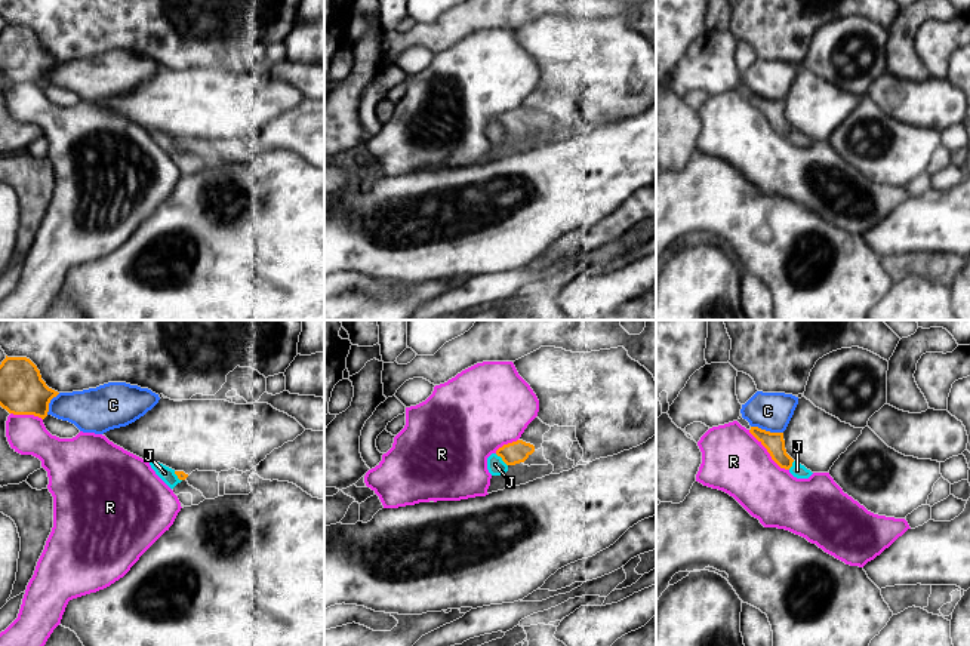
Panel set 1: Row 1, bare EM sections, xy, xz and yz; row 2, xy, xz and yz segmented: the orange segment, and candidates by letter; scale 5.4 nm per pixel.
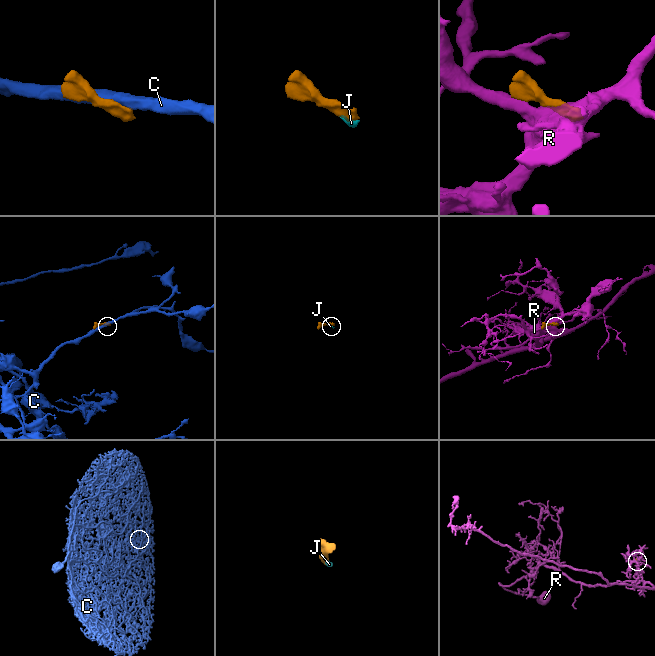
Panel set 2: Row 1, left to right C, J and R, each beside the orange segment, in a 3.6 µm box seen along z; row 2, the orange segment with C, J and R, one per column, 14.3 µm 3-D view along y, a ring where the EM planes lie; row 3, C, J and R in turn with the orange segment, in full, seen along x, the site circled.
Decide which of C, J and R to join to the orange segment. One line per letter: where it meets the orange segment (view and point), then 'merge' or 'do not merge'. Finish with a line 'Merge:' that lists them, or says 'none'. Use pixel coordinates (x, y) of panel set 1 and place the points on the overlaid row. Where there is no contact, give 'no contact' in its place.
C: meets orange in yz at (767, 431); do not merge
J: meets orange in xz at (502, 460); merge
R: meets orange in yz at (767, 451); do not merge
Merge: J

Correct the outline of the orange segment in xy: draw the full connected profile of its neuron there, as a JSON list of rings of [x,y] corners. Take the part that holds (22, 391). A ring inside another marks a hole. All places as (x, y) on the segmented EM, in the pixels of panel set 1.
[[[7,357],[0,364],[0,406],[13,415],[47,416],[49,403],[59,393],[41,379],[27,357]]]

